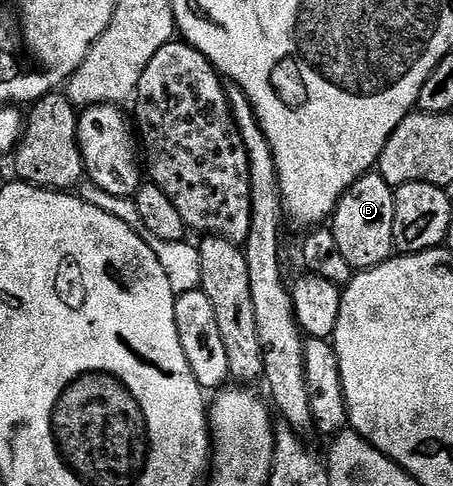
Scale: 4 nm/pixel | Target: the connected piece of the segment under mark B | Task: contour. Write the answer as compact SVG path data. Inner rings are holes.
M367 173L354 182L342 194L338 208L332 216L332 230L336 237L336 245L340 245L340 253L344 253L348 265L358 271L367 271L370 267L388 261L395 254L392 221L394 220L395 188L384 181L377 173Z

